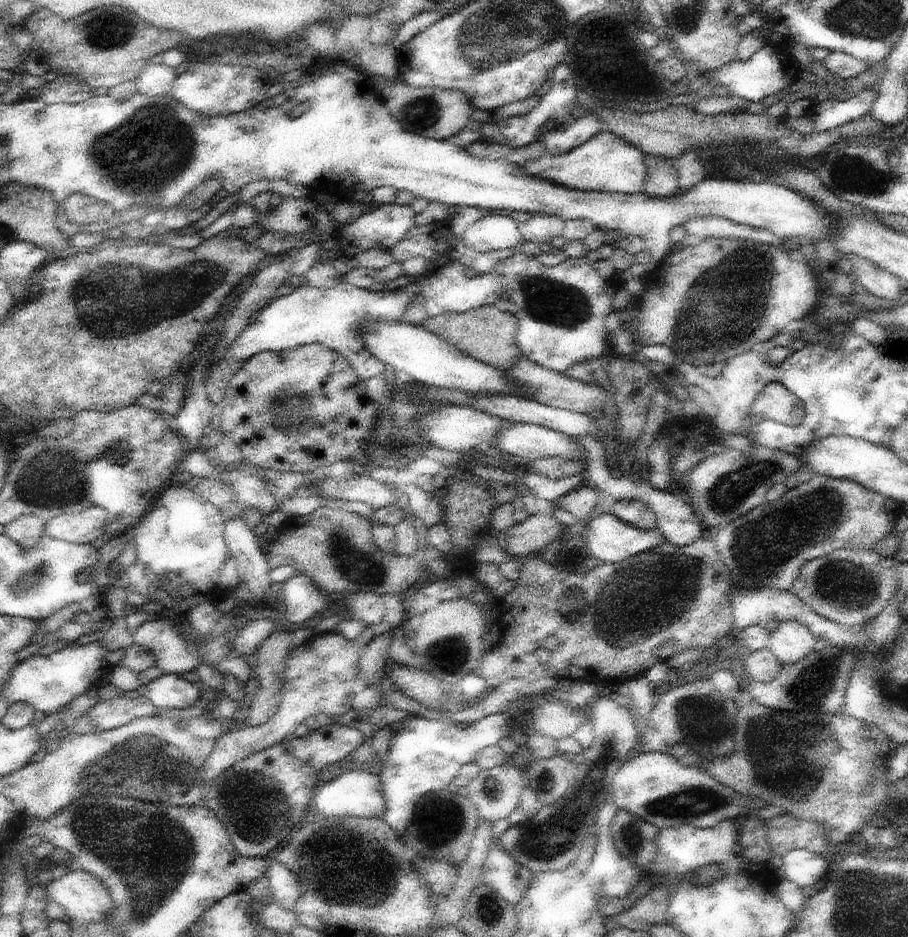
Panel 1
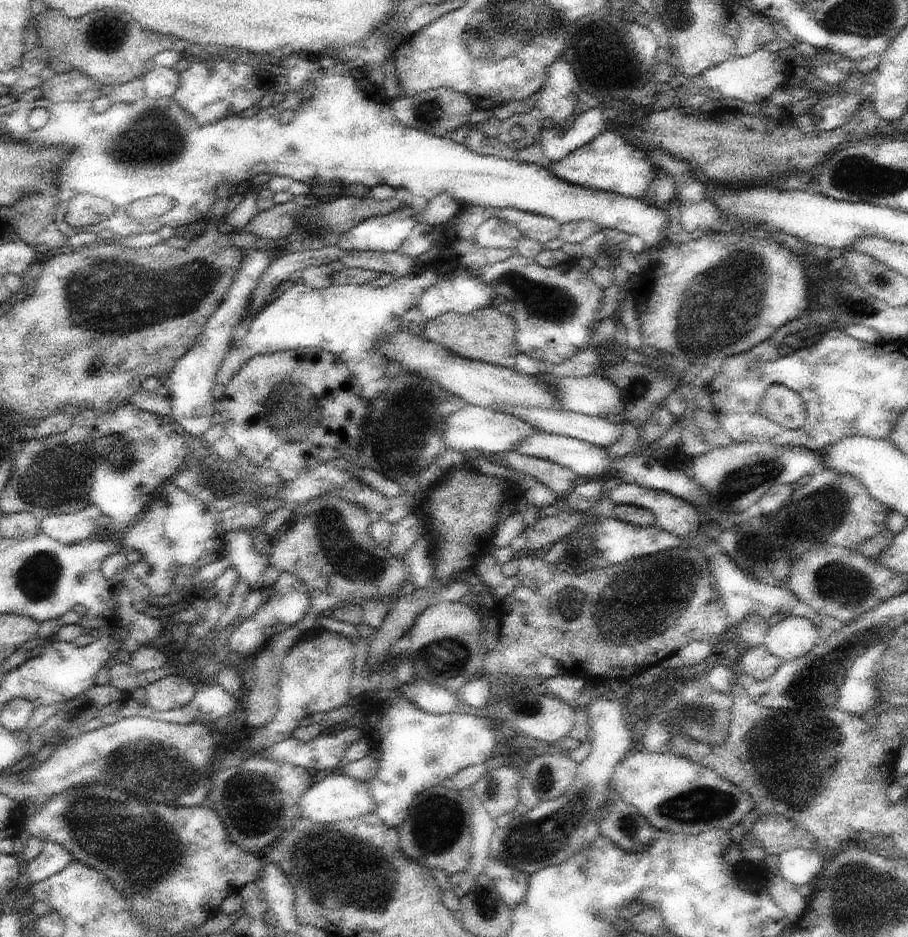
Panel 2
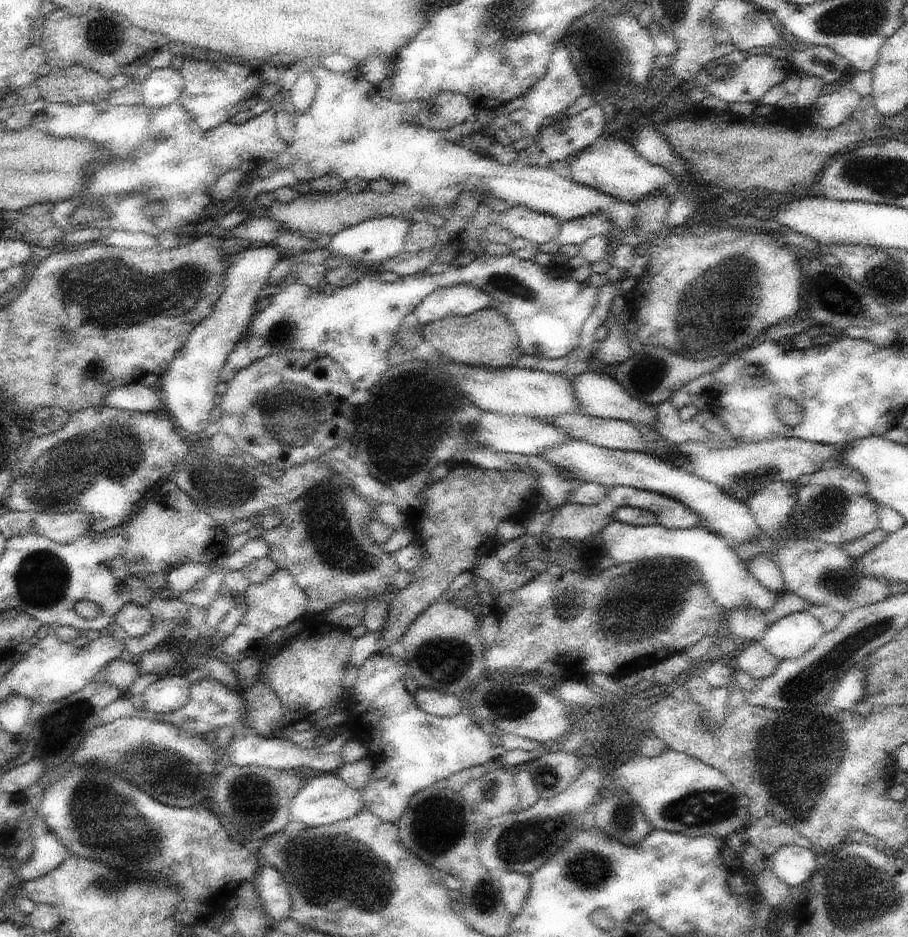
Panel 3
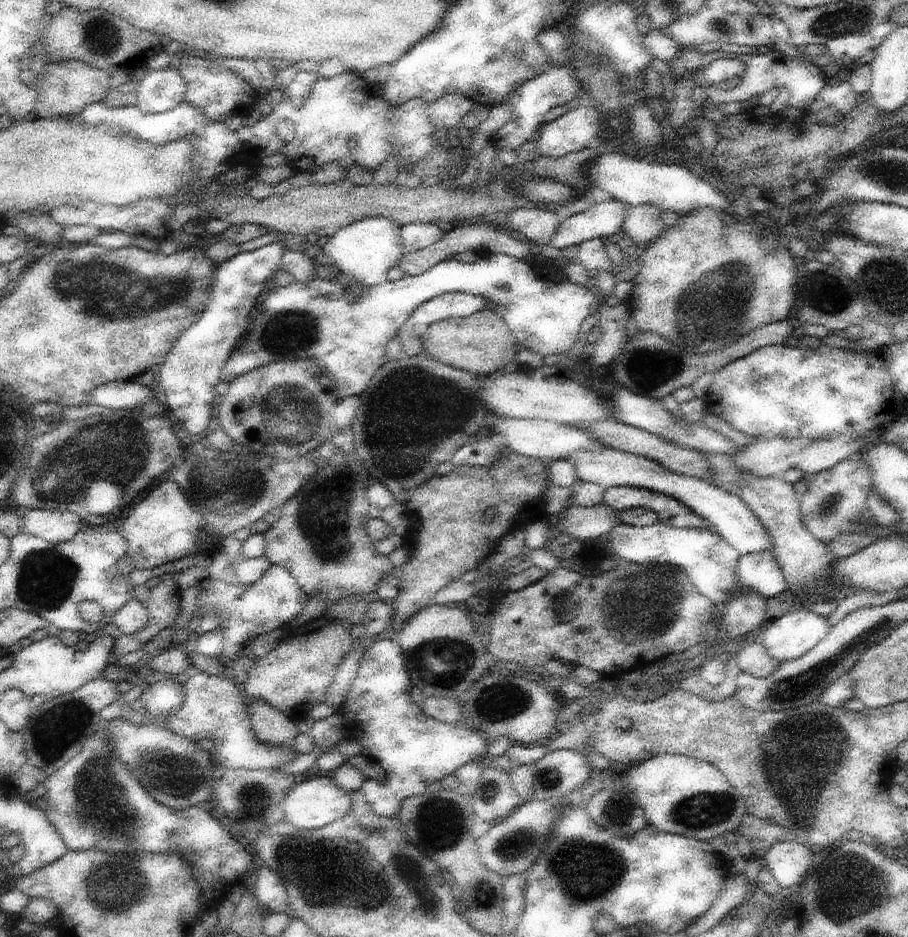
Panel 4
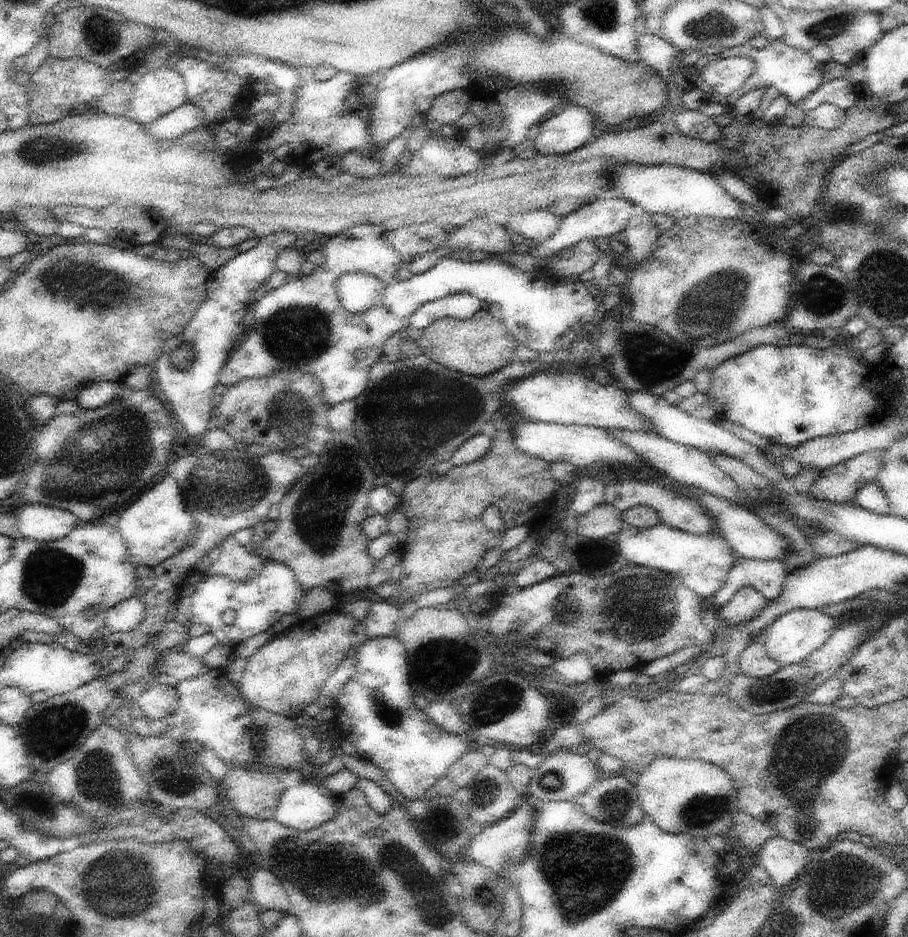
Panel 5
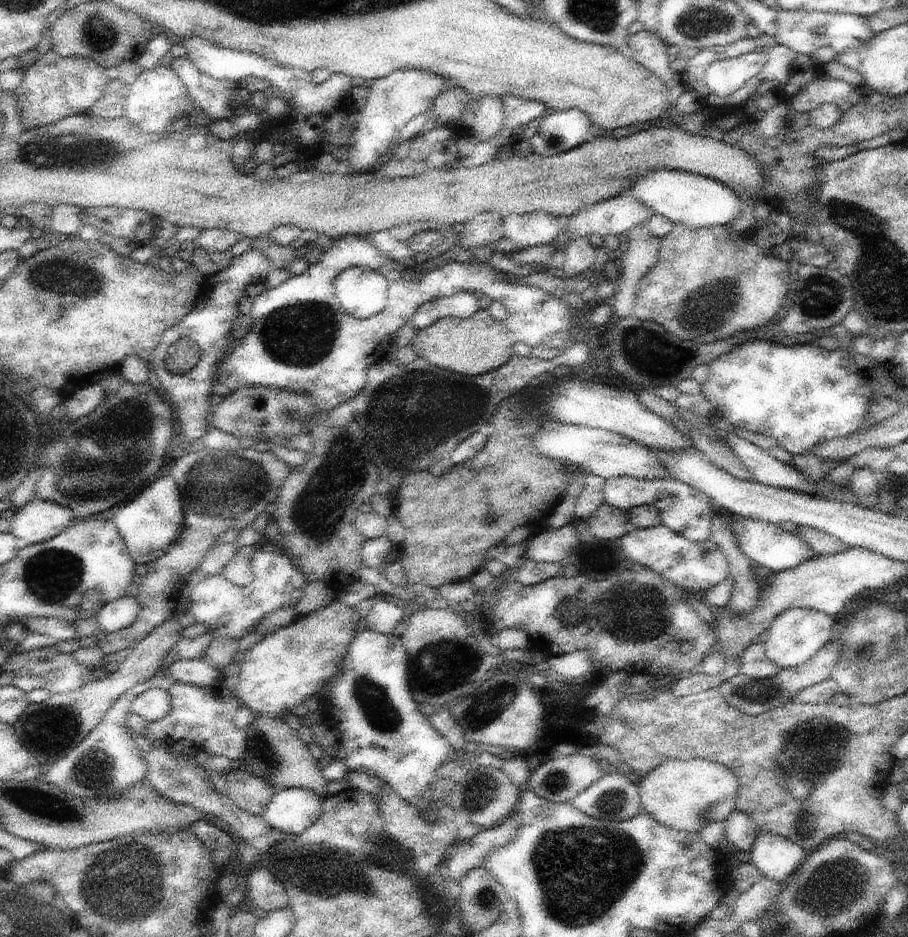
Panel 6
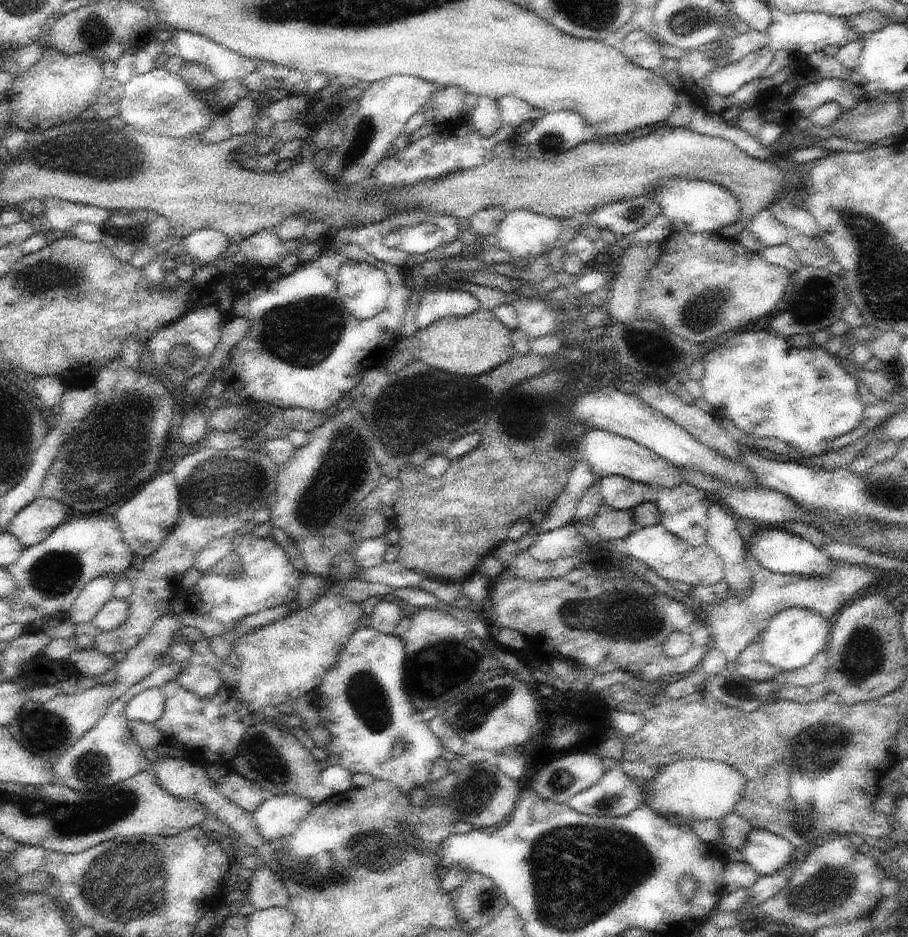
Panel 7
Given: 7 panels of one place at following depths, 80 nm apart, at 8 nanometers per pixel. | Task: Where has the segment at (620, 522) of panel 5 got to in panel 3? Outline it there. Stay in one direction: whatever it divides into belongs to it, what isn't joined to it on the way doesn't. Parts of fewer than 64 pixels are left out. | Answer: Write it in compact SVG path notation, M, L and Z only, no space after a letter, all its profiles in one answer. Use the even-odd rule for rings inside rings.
M566 502L556 511L554 519L540 536L539 542L545 547L555 539L585 540L589 535L600 534L613 520L598 505L581 506Z

